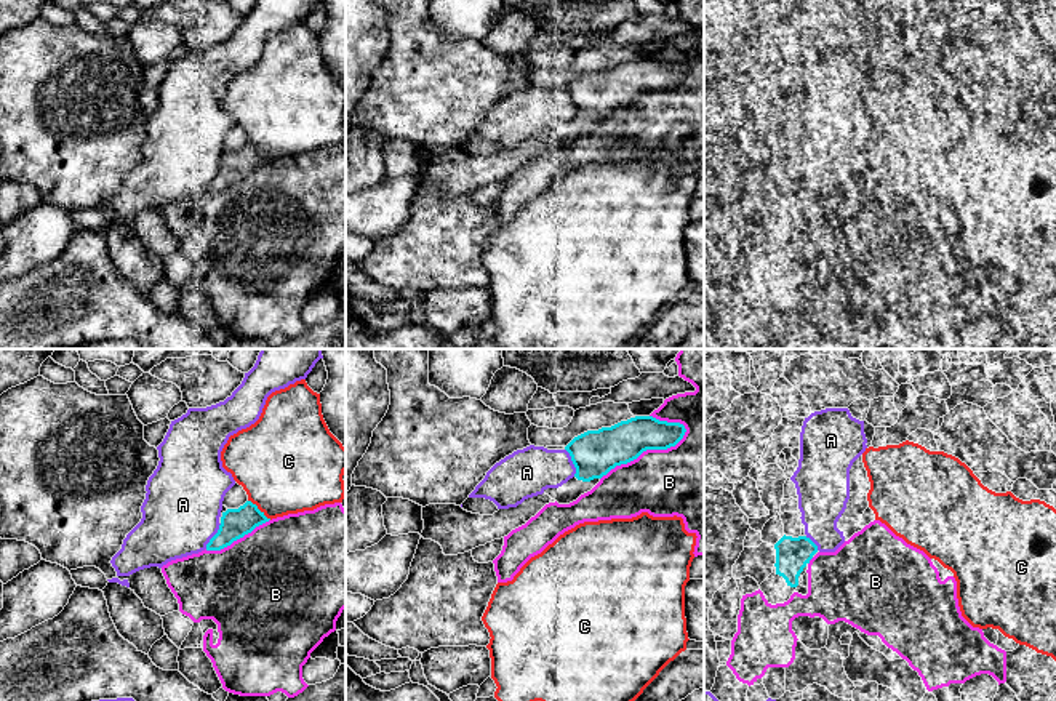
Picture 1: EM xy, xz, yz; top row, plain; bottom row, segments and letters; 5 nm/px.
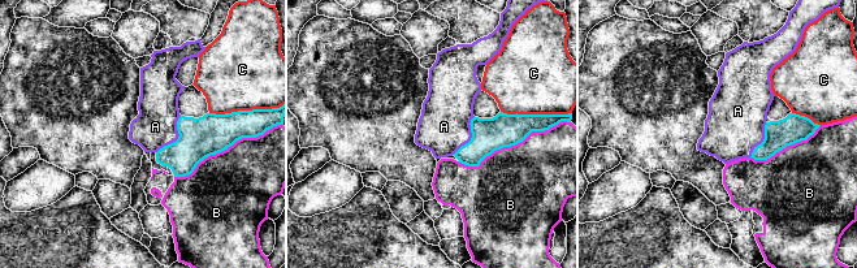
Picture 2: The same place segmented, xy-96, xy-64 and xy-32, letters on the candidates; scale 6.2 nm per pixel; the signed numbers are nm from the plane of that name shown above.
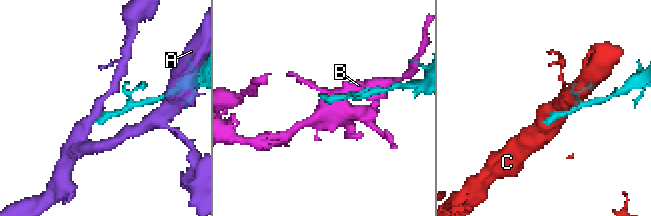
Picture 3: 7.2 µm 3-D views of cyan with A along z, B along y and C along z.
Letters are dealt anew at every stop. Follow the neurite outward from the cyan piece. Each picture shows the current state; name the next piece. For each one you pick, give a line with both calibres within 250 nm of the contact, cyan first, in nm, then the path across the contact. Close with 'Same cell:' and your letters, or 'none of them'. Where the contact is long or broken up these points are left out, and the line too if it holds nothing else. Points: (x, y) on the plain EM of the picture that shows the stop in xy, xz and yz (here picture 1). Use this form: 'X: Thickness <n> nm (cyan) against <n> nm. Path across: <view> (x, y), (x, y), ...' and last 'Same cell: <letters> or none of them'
Same cell: none of them

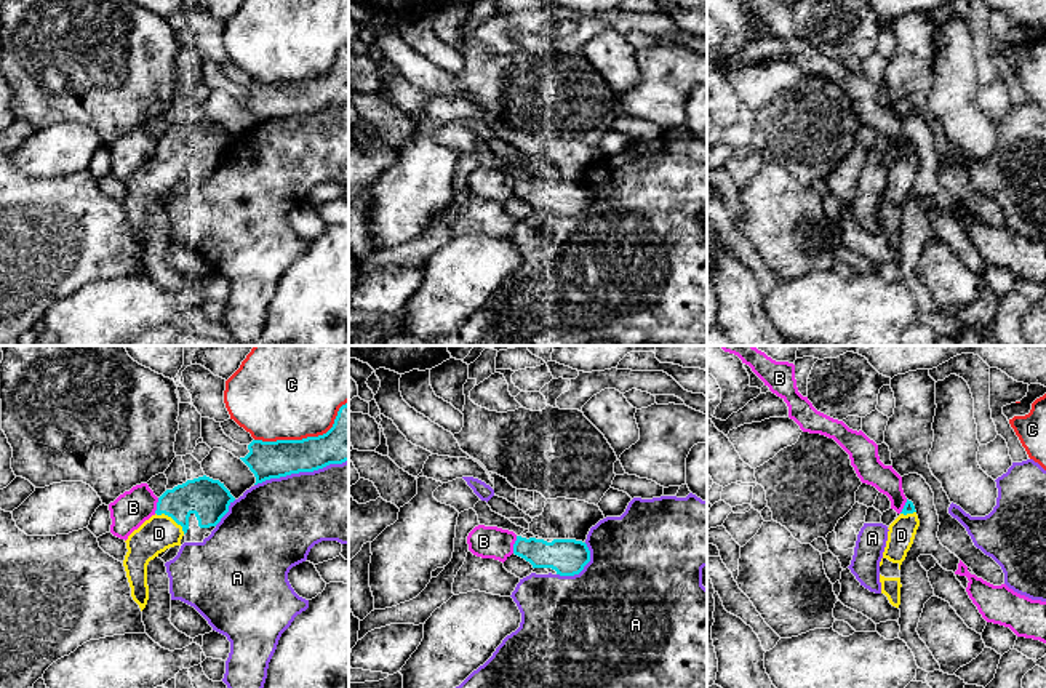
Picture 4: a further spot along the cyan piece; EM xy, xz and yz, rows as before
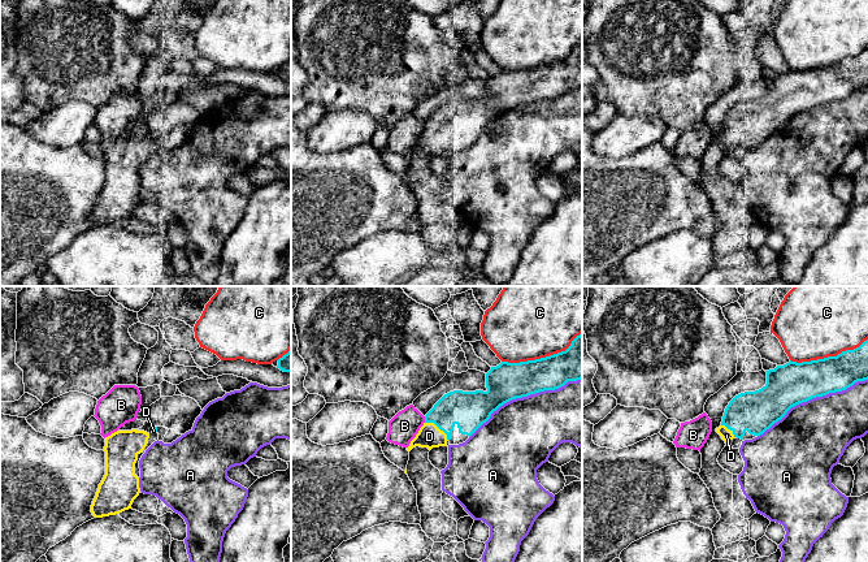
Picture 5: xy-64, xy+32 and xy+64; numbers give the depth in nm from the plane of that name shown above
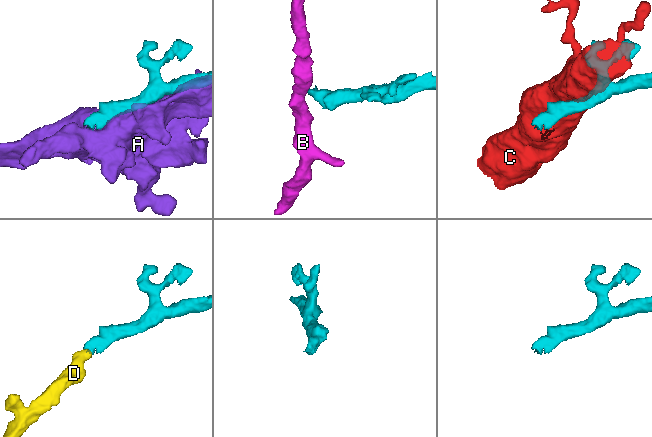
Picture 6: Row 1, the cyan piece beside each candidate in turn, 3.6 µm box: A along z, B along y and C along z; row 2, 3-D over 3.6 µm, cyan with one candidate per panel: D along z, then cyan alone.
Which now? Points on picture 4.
D: Thickness 200 nm (cyan) against 180 nm. Path across: xy (208, 141), (189, 141), (171, 159), (159, 175)
Same cell: D

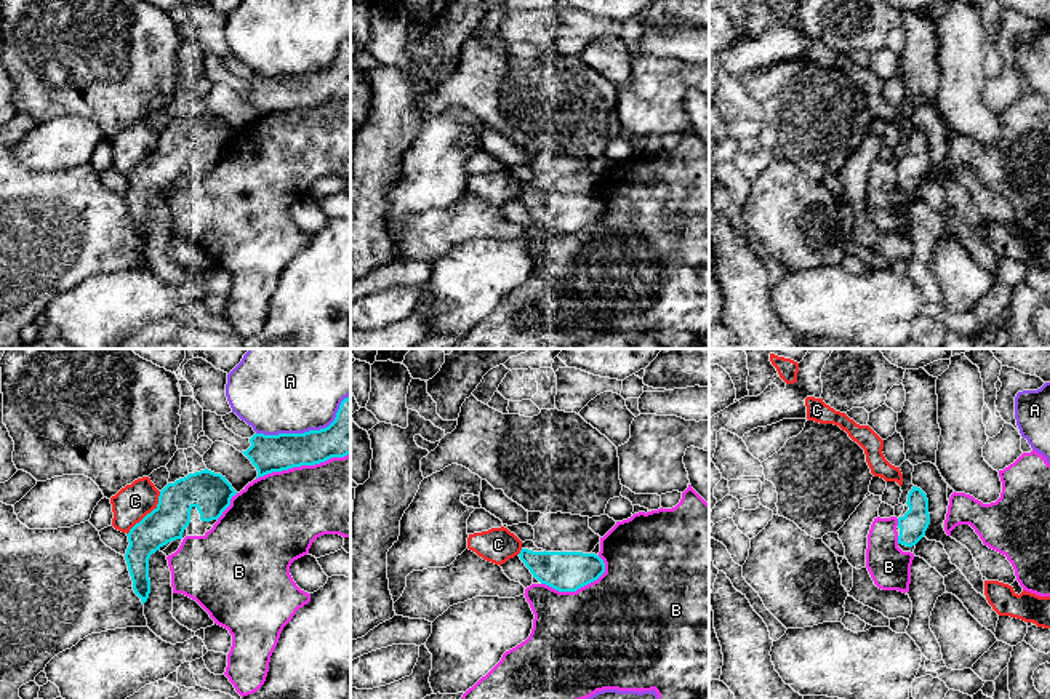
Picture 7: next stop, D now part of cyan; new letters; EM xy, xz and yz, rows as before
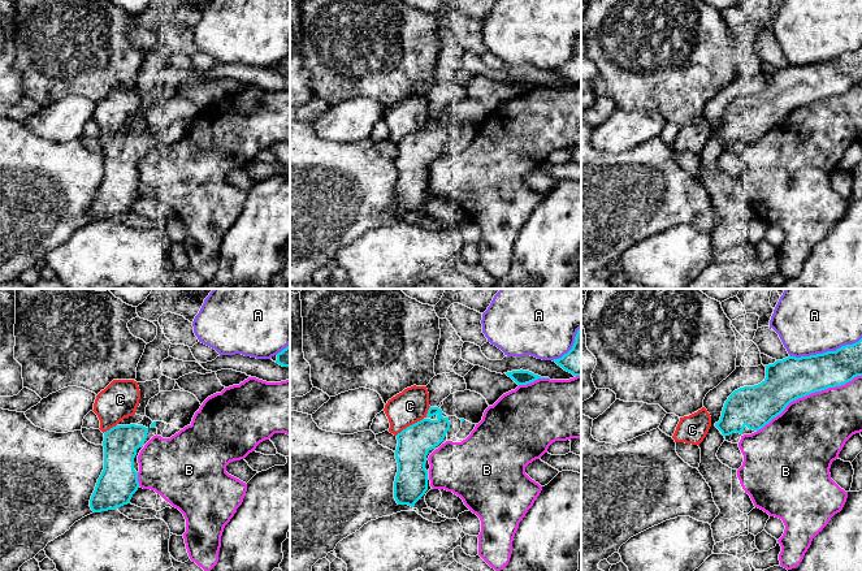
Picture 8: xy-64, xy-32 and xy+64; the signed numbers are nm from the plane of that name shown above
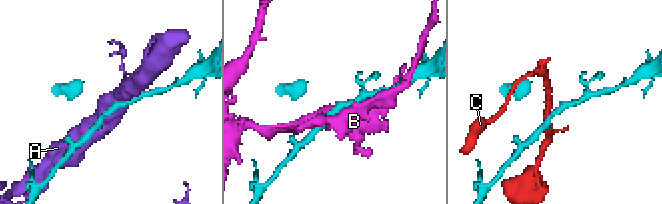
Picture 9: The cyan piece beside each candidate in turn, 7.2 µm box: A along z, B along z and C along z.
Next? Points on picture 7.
Same cell: none of them

